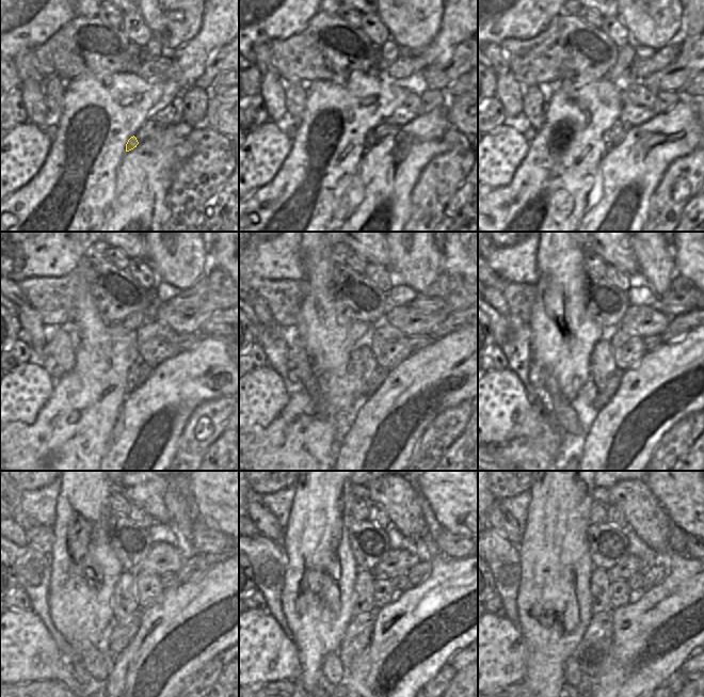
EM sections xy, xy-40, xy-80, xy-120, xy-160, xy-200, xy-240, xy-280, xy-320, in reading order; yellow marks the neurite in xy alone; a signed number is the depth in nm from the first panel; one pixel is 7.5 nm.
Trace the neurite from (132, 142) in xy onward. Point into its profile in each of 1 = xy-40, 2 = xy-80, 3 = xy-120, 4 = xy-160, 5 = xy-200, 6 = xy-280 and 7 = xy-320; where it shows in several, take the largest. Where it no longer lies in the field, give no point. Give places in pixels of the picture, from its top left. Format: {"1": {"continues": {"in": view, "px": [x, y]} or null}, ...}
{"1": {"continues": {"in": "xy-40", "px": [371, 141]}}, "2": {"continues": {"in": "xy-80", "px": [607, 136]}}, "3": {"continues": {"in": "xy-120", "px": [130, 374]}}, "4": {"continues": {"in": "xy-160", "px": [369, 363]}}, "5": {"continues": {"in": "xy-200", "px": [603, 364]}}, "6": {"continues": {"in": "xy-280", "px": [363, 586]}}, "7": {"continues": {"in": "xy-320", "px": [600, 586]}}}

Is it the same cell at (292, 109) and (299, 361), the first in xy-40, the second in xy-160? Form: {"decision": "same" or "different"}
{"decision": "same"}

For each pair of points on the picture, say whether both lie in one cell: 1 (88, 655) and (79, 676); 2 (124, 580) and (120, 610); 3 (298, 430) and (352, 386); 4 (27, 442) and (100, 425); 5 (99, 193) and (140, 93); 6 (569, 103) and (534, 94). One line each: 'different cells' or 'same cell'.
1: different cells
2: same cell
3: same cell
4: same cell
5: same cell
6: different cells

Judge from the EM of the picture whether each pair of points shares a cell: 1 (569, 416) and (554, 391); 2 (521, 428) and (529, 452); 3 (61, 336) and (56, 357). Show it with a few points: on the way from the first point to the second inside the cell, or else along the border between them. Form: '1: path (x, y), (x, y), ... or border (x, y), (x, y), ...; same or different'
1: path (562, 410), (556, 397); same
2: border (547, 427), (536, 437), (515, 437), (499, 443); different
3: path (61, 342), (60, 351); same

